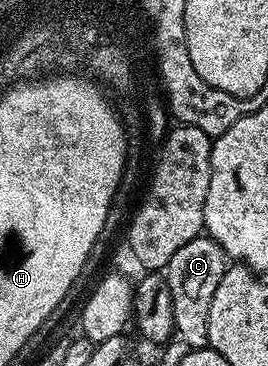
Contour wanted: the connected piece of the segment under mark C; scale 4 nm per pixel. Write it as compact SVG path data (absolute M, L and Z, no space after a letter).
M200 235L186 242L173 253L163 271L163 276L173 299L173 317L176 336L181 337L190 350L199 350L208 343L209 308L221 277L227 268L227 258L223 250L210 236Z

